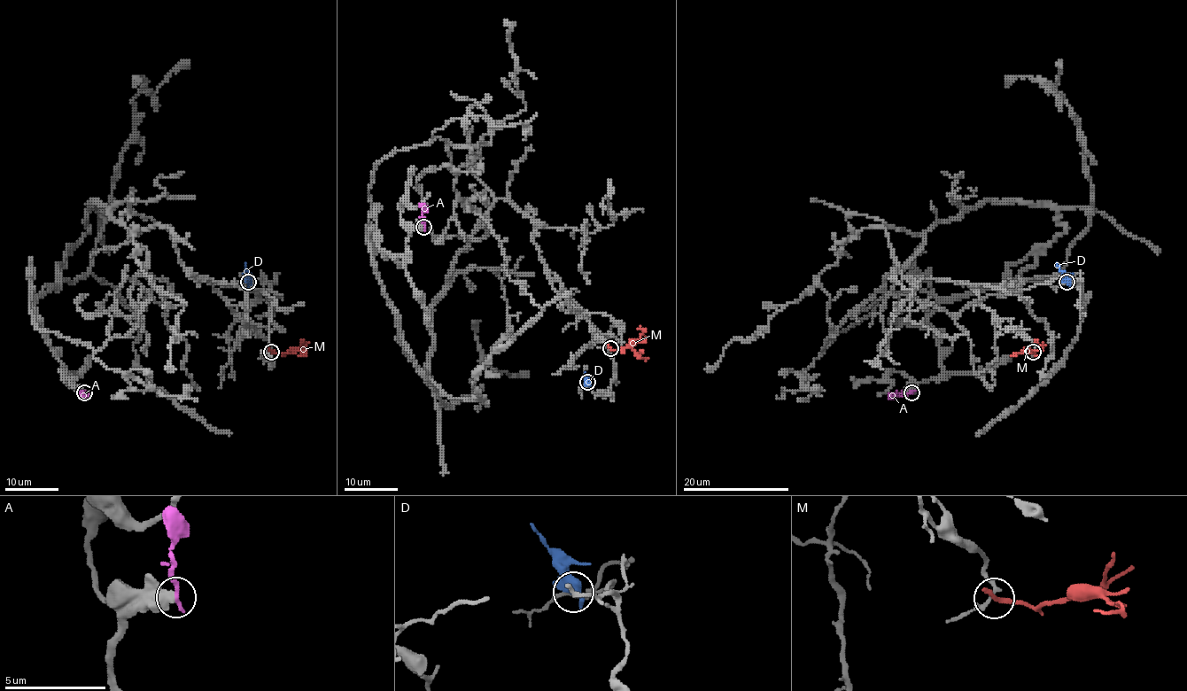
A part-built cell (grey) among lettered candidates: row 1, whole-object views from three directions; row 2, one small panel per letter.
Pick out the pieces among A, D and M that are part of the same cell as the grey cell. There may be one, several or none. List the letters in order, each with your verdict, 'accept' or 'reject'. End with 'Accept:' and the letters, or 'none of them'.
A: reject
D: reject
M: reject
Accept: none of them

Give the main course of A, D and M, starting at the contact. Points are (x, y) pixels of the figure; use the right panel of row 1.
A: (911, 392), (888, 397)
D: (1066, 282), (1065, 274), (1056, 263)
M: (1033, 351), (1035, 353), (1018, 353), (1014, 355)

